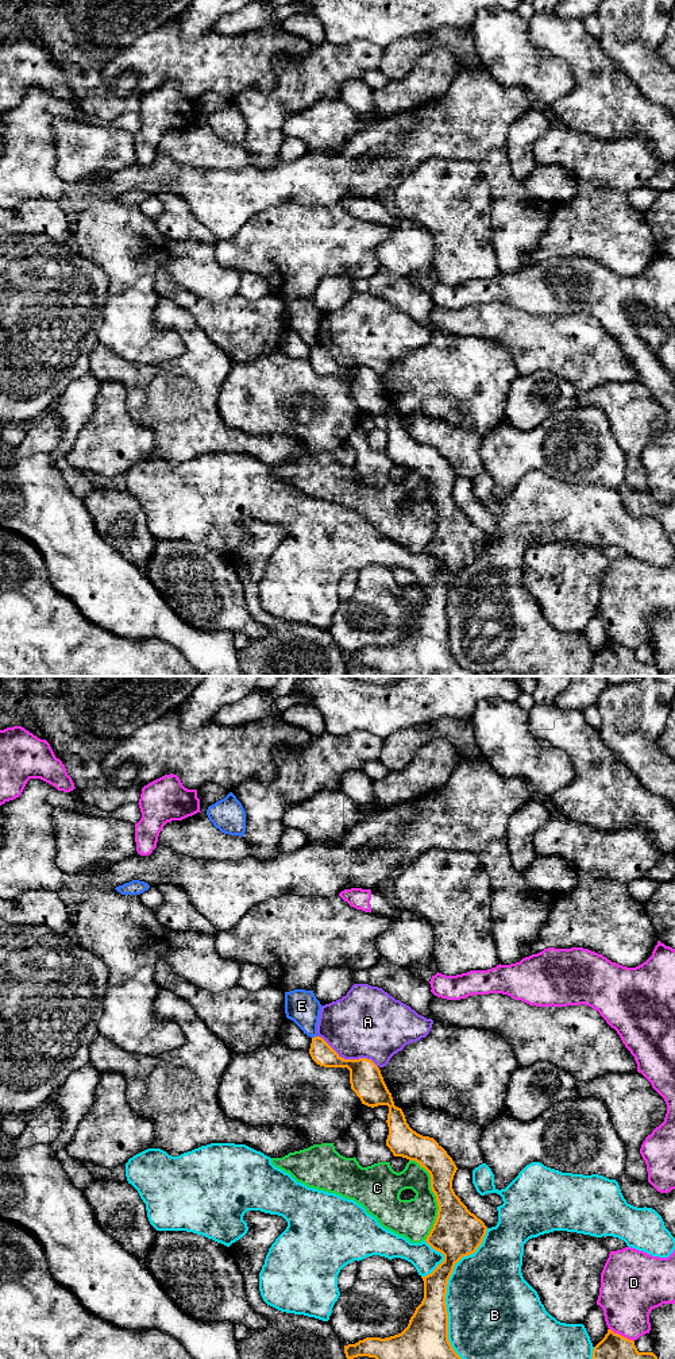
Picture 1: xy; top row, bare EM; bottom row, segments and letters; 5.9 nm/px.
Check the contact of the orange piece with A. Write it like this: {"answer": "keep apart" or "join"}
{"answer": "keep apart"}

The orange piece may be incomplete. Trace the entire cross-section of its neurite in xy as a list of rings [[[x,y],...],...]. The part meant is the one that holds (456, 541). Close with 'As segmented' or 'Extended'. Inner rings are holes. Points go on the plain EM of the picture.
[[[312,347],[309,363],[312,368],[324,377],[347,377],[350,379],[351,398],[367,416],[387,414],[387,436],[389,444],[386,455],[394,466],[402,466],[416,470],[431,484],[431,498],[437,510],[437,526],[427,545],[425,551],[436,560],[444,564],[444,570],[428,584],[421,586],[424,590],[424,607],[416,617],[409,629],[408,636],[398,644],[390,646],[366,646],[355,653],[344,655],[347,668],[358,665],[375,667],[385,676],[524,676],[514,671],[498,671],[489,673],[475,673],[463,669],[452,657],[448,649],[448,622],[446,614],[447,594],[455,574],[467,564],[471,564],[482,553],[487,536],[485,532],[471,522],[460,510],[452,498],[452,489],[458,479],[452,467],[447,460],[429,445],[423,445],[413,440],[406,432],[401,417],[394,414],[392,402],[389,401],[379,377],[367,367],[344,368],[342,367],[323,347]]]. As segmented

